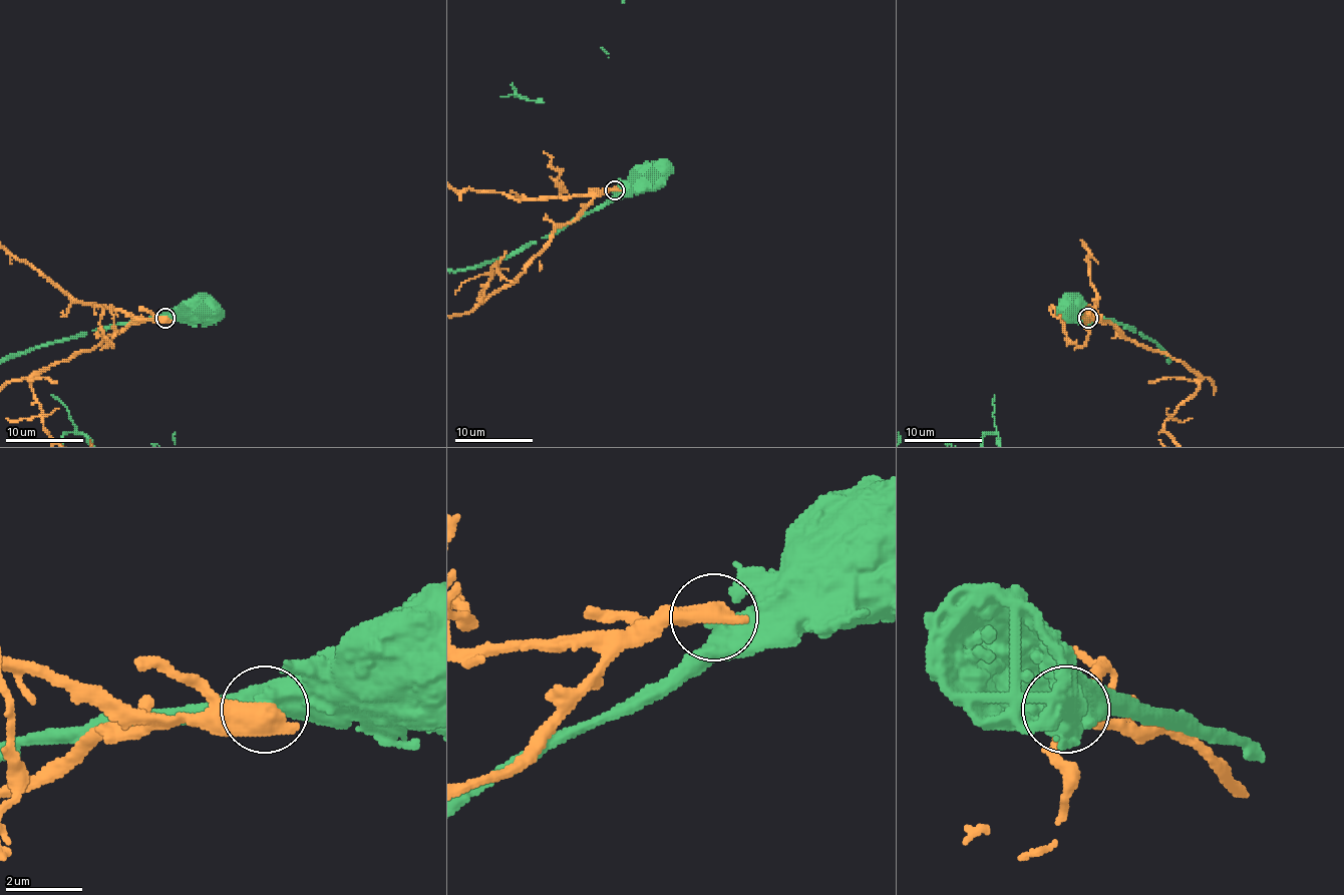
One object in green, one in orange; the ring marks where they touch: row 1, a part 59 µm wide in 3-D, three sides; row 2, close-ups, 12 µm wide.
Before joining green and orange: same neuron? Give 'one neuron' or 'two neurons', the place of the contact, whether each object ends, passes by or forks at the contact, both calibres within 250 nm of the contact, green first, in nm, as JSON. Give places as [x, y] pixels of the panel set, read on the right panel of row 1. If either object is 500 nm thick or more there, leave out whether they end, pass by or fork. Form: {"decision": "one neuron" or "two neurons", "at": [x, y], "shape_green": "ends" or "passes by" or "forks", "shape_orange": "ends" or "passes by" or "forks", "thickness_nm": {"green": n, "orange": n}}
{"decision": "two neurons", "at": [1087, 318], "thickness_nm": {"green": 550, "orange": 700}}

